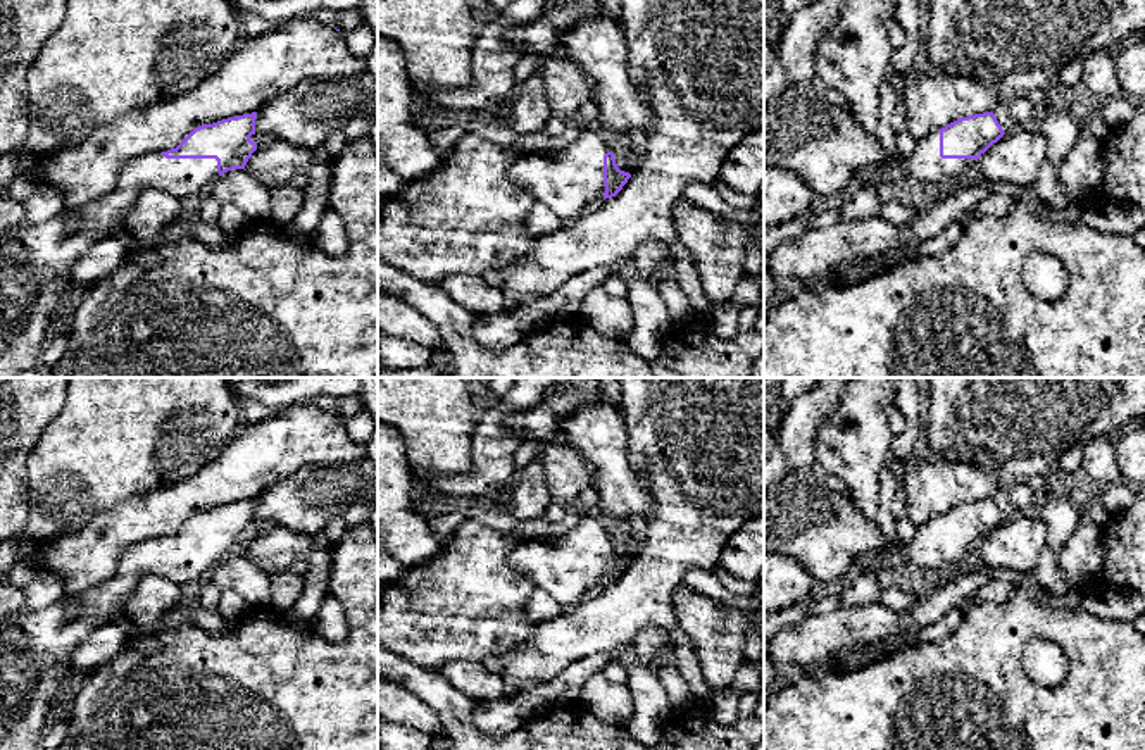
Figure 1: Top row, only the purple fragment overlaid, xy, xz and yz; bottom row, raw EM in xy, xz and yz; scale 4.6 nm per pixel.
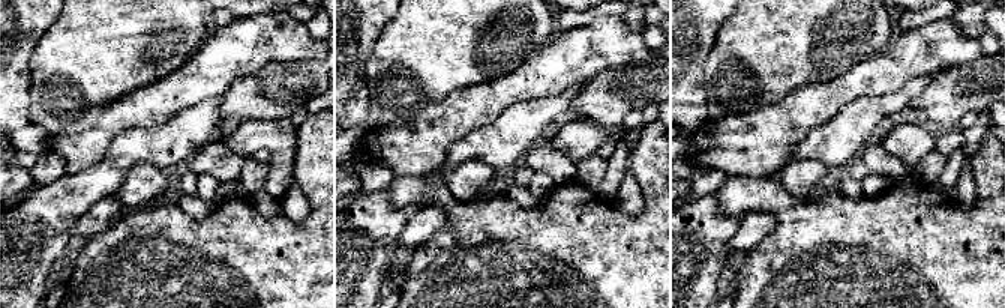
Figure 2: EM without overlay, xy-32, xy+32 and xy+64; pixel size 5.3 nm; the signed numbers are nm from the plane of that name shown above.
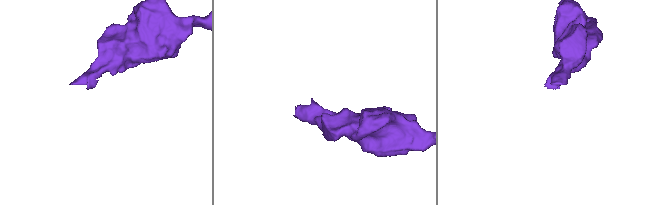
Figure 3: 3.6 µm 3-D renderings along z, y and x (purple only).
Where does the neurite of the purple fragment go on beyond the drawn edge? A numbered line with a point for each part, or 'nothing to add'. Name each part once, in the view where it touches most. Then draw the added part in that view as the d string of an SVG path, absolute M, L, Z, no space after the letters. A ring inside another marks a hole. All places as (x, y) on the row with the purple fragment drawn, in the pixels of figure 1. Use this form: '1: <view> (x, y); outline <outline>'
1: xy (35, 259); outline M162 152L141 155L129 160L117 178L116 188L98 198L90 202L81 209L67 209L76 212L79 221L79 229L69 233L66 229L66 217L62 214L41 221L38 224L24 222L9 234L0 238L0 378L17 378L21 372L34 369L41 360L41 353L47 347L47 331L50 317L55 307L72 297L71 288L71 269L74 262L84 255L91 245L110 234L116 226L124 226L129 209L136 203L138 197L148 190L162 190L178 200L203 193L219 179L217 160L216 159L166 159Z

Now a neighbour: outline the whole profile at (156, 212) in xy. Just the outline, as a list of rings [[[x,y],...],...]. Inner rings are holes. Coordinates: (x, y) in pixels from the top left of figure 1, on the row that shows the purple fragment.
[[[148,190],[129,209],[124,229],[140,243],[152,243],[169,231],[188,228],[181,200],[162,191]]]

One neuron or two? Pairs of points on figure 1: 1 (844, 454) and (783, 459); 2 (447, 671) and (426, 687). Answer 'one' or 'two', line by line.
1: two
2: two

